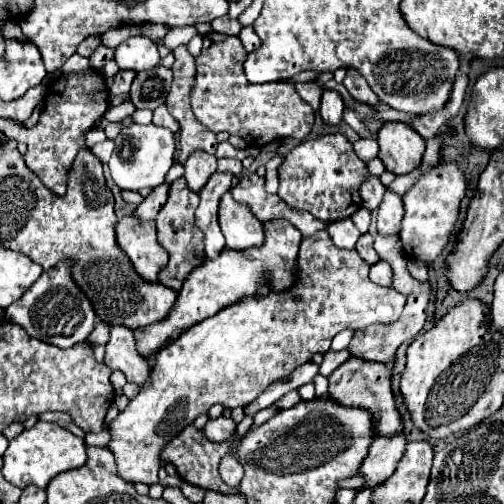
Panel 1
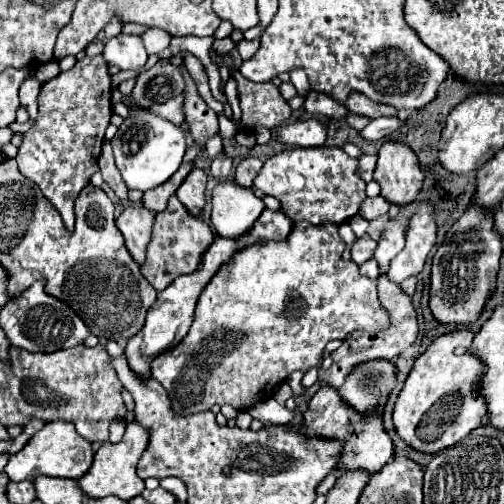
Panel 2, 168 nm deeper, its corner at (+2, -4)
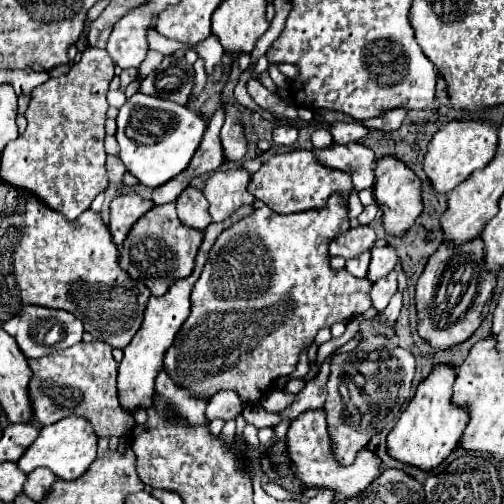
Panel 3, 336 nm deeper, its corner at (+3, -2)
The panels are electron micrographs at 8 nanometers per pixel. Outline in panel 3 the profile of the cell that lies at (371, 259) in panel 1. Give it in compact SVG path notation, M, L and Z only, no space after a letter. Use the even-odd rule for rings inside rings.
M360 225L360 227L348 229L348 233L342 233L340 237L334 237L328 247L328 255L352 259L352 257L358 257L360 253L368 251L374 241L376 241L374 231L370 227Z

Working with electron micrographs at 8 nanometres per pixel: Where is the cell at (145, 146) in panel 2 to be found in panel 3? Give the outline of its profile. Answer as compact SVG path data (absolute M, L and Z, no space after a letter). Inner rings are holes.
M136 93L118 113L116 139L120 145L120 159L140 183L146 187L160 187L188 167L206 133L206 125L202 115L190 111L186 105Z

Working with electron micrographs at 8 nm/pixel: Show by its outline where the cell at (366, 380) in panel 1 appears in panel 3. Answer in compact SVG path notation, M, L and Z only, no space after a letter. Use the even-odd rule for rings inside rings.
M306 411L298 417L298 421L294 421L288 427L286 433L286 451L290 457L290 463L294 467L294 475L300 479L302 489L332 489L334 491L334 503L340 503L344 499L356 497L358 493L362 493L380 473L380 459L376 457L374 451L360 451L356 461L348 467L340 467L332 455L332 441L328 435L328 425L326 425L326 417L324 411Z

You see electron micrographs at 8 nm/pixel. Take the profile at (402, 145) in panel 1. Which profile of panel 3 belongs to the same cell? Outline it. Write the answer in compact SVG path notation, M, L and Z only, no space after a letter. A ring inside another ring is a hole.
M382 157L376 163L376 183L374 183L374 199L376 205L382 211L382 223L384 231L388 235L402 237L416 221L416 217L422 213L422 199L420 199L420 179L412 169L408 169L402 161L396 157Z

